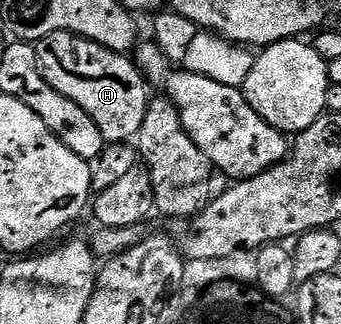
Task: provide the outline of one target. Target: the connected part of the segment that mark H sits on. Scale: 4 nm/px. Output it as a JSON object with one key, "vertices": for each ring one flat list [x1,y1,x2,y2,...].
{"vertices":[[52,33,36,42,35,48,43,79,59,95,71,99,71,103,79,103,91,115,106,143,120,145,136,138,139,127,143,127,151,94,141,70,128,56,113,53,74,33]]}

